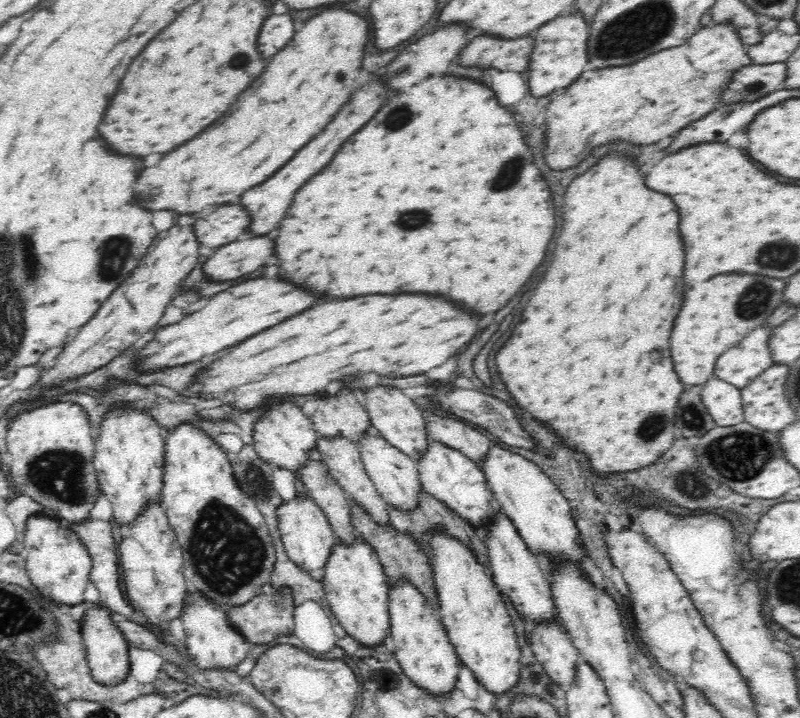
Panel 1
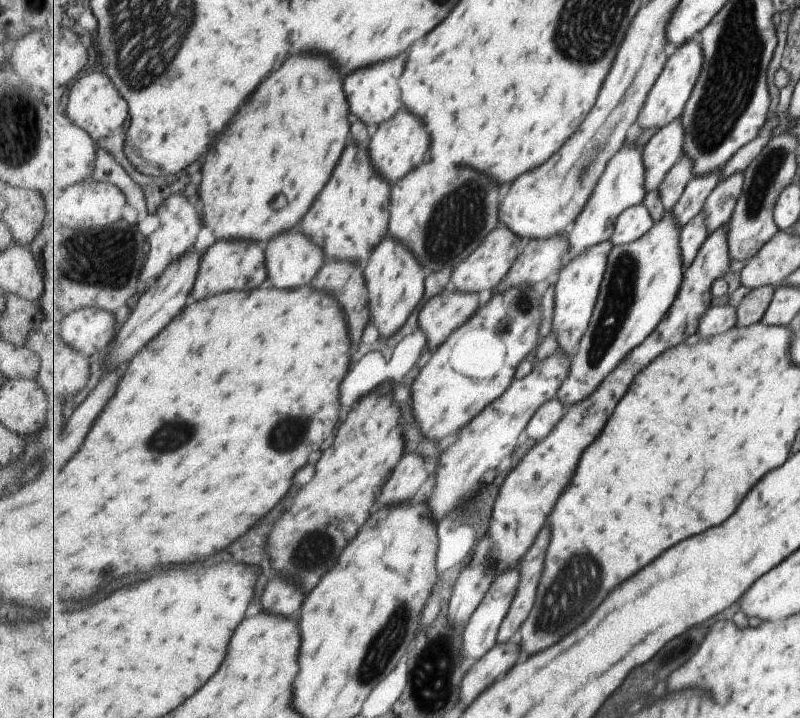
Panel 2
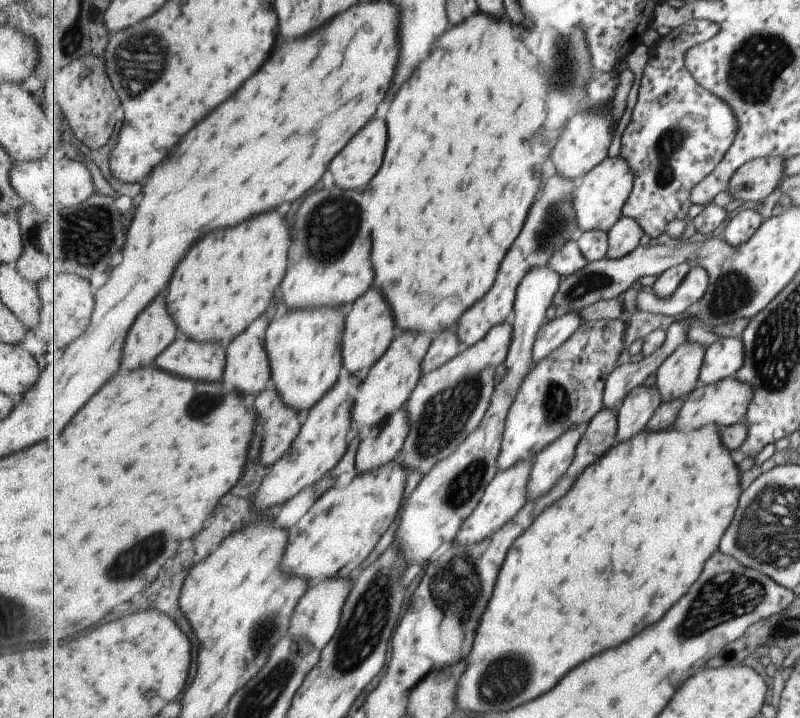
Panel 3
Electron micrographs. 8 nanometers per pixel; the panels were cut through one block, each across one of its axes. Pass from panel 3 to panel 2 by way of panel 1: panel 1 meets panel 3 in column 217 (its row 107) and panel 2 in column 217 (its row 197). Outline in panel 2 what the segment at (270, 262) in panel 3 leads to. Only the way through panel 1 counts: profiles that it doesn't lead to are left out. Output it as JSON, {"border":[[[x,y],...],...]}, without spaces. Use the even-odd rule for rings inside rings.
{"border":[[[303,54],[303,58],[293,56],[287,60],[231,120],[231,126],[227,126],[207,154],[207,162],[201,170],[203,182],[199,184],[201,198],[197,196],[207,226],[205,238],[209,241],[215,234],[221,240],[251,240],[261,242],[265,250],[275,236],[295,228],[331,180],[349,142],[349,126],[349,106],[337,68],[319,56]]]}

